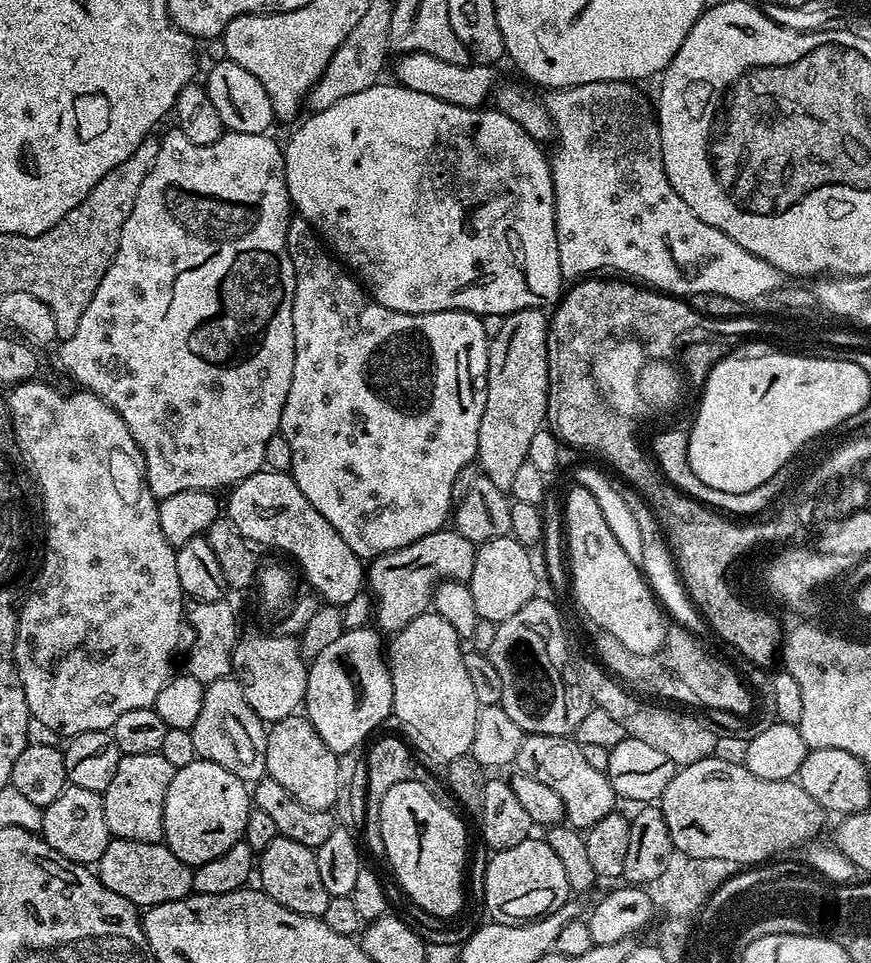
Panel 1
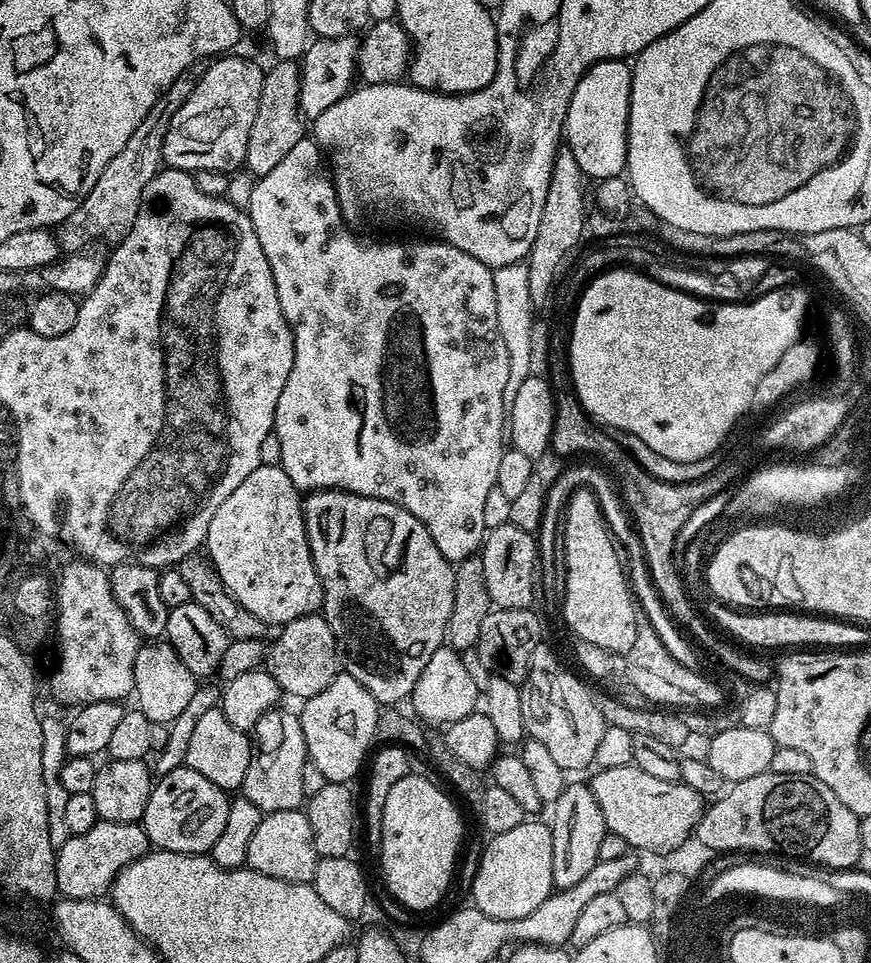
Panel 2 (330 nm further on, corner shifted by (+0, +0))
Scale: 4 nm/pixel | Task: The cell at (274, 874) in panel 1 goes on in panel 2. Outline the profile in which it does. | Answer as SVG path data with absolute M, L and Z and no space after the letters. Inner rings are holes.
M295 808L261 815L258 830L254 830L253 836L250 837L247 867L270 878L278 878L282 882L311 884L317 859L314 834L310 834L307 811Z

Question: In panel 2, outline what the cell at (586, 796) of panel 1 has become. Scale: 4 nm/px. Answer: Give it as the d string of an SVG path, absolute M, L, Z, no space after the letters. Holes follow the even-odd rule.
M565 783L562 794L550 806L552 820L550 827L554 838L554 874L553 885L557 889L569 888L586 878L590 870L594 870L596 863L600 861L599 847L606 833L602 810L598 810L598 802L592 796L591 787L587 783Z

